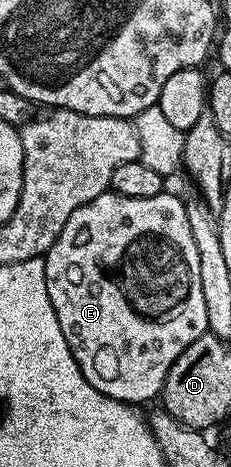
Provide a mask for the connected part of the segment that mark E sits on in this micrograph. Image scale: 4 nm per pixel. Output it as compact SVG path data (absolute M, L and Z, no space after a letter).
M108 192L97 196L97 200L89 200L73 216L69 216L69 224L61 228L61 236L57 236L54 244L47 249L43 258L45 264L45 288L49 292L49 300L53 304L53 312L57 312L57 324L61 324L61 332L65 332L65 340L89 384L110 398L116 398L128 404L140 404L150 398L160 397L165 376L169 368L203 334L208 333L205 316L205 299L201 293L201 275L197 261L197 244L193 244L193 232L189 232L189 216L185 216L186 201L175 194L164 192L157 196L145 196L145 200L133 200L133 196L121 196Z

